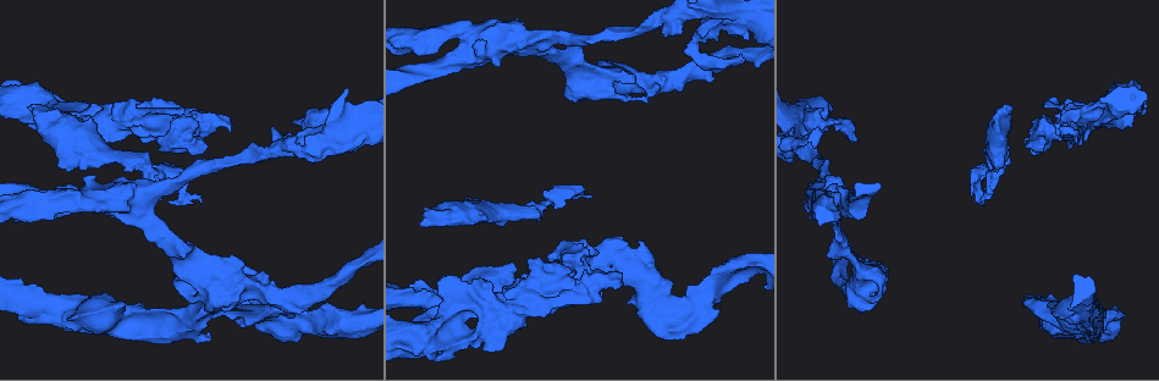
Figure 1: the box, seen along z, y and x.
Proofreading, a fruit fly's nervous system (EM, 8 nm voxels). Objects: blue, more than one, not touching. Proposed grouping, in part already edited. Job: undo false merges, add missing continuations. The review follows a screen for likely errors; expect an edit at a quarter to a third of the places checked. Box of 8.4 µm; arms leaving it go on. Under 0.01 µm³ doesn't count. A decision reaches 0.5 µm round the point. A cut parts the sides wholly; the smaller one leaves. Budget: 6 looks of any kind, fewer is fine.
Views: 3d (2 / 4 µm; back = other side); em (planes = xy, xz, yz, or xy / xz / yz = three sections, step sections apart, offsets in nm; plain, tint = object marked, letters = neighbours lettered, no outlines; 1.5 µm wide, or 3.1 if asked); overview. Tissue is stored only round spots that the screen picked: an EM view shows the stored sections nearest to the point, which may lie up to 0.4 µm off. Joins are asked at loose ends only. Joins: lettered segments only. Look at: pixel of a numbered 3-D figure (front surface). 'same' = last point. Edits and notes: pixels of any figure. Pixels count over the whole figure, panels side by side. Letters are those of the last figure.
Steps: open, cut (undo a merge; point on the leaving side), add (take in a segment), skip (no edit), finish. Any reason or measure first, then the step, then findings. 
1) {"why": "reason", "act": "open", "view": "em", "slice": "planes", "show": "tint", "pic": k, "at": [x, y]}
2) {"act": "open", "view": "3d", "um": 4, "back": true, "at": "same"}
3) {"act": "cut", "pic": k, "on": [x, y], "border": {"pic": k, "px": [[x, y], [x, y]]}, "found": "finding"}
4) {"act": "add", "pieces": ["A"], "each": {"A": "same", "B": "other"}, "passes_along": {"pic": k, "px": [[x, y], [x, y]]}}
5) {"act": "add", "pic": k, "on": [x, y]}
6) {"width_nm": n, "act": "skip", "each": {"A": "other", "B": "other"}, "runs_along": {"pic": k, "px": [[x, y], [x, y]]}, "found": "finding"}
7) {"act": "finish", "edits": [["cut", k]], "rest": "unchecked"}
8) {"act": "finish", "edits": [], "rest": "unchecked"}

{"act": "open", "view": "3d", "um": 4, "pic": 1, "at": [97, 148]}

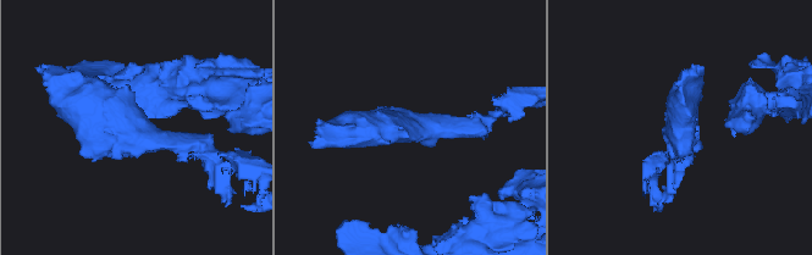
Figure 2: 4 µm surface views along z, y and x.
{"arm_widths_nm": [220, 440], "why": "now the EM", "act": "open", "view": "em", "slice": "planes", "show": "tint", "pic": 2, "at": [412, 130]}

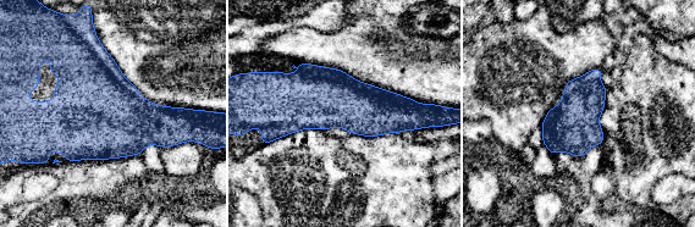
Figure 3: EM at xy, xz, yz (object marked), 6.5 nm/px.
{"why": "what lies round it", "act": "open", "view": "em", "slice": "planes", "show": "letters", "at": "same"}

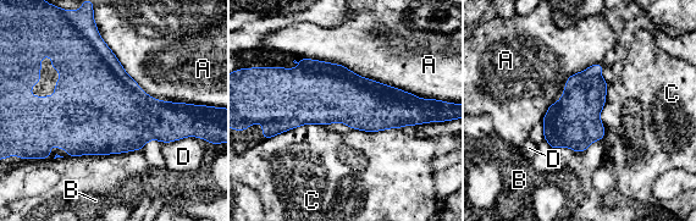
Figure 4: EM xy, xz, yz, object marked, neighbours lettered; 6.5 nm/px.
{"act": "skip", "each": {"A": "other", "B": "other", "C": "other", "D": "other"}, "found": "all the same neuron"}

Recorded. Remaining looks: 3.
{"why": "branch stops here", "act": "open", "view": "3d", "um": 2, "pic": 1, "at": [1008, 110]}

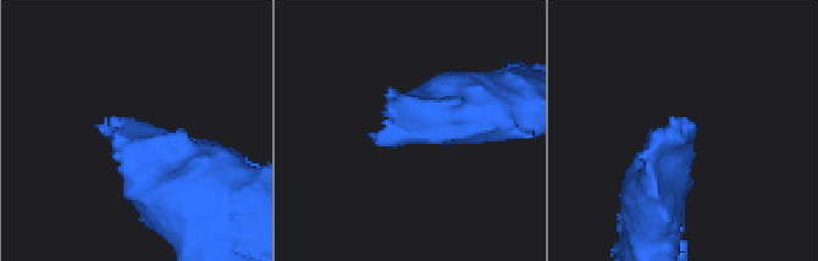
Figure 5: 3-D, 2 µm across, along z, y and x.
{"why": "now the EM", "act": "open", "view": "em", "slice": "planes", "show": "letters", "pic": 5, "at": [687, 126]}

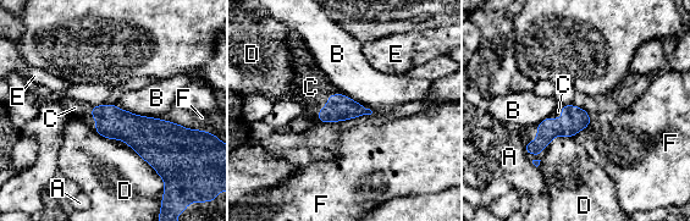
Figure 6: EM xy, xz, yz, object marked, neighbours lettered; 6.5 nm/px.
{"act": "add", "pieces": ["C"], "each": {"A": "other", "B": "other", "C": "same", "D": "other", "E": "other", "F": "other"}, "found": "it goes on there"}

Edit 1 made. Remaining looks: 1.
{"why": "an open end", "act": "open", "view": "em", "slice": "planes", "show": "letters", "pic": 1, "at": [595, 255]}

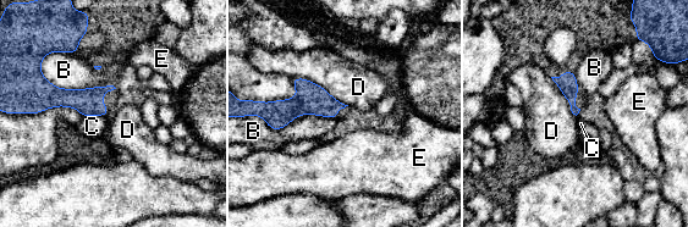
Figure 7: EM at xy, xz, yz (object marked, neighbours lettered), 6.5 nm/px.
{"act": "skip", "each": {"B": "other", "C": "other", "D": "other", "E": "other"}, "border": {"pic": 7, "px": [[40, 59], [60, 88], [113, 86]]}, "found": "no lettered segment goes on from it"}

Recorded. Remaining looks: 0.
{"act": "finish", "edits": [["add", 6]], "rest": "unchecked"}

